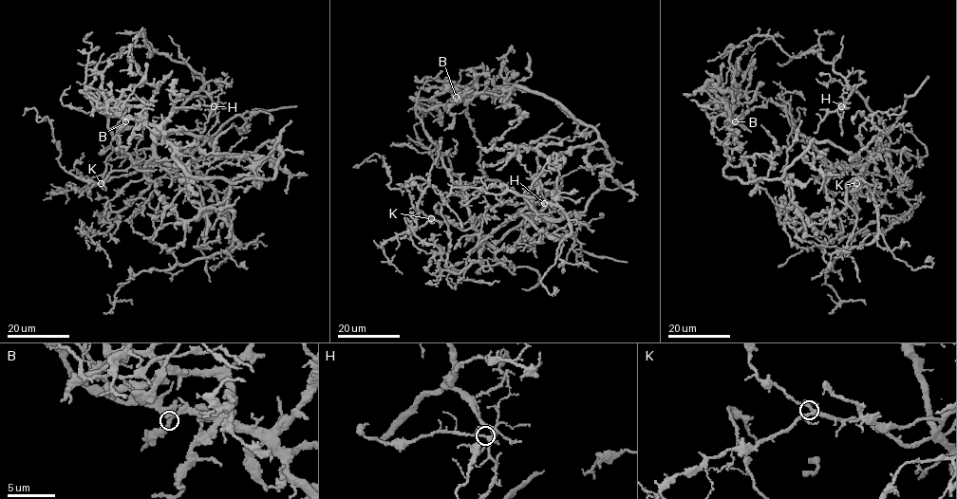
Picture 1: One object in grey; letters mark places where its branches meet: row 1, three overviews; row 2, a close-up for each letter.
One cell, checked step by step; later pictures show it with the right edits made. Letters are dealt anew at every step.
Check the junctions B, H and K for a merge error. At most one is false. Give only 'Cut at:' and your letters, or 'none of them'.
Cut at: none of them

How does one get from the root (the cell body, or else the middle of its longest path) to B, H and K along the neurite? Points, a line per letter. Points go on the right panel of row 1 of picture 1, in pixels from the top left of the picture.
B: (855, 157), (855, 165), (874, 157), (863, 169), (832, 164), (792, 128), (783, 106), (753, 91), (735, 121)
H: (855, 157), (875, 137), (887, 133), (887, 129), (855, 91), (851, 91), (841, 106)
K: (855, 157), (852, 160), (855, 165), (868, 164), (874, 157), (866, 169), (869, 173), (862, 175), (856, 183)

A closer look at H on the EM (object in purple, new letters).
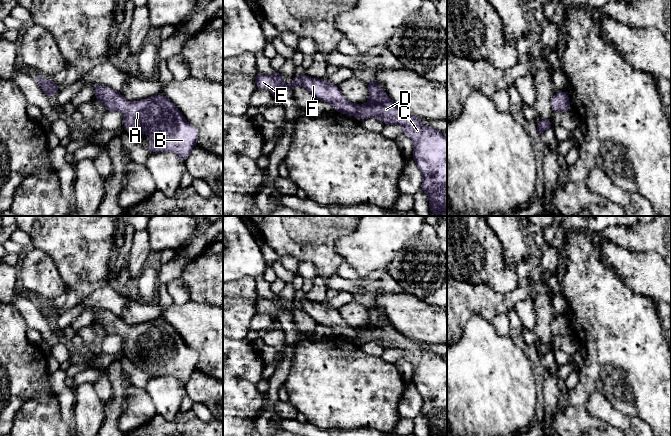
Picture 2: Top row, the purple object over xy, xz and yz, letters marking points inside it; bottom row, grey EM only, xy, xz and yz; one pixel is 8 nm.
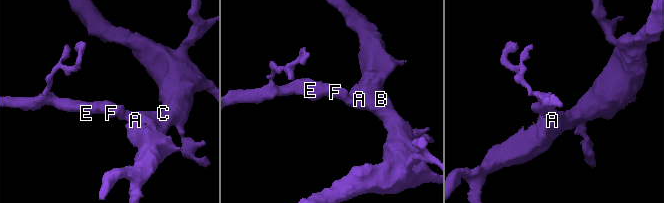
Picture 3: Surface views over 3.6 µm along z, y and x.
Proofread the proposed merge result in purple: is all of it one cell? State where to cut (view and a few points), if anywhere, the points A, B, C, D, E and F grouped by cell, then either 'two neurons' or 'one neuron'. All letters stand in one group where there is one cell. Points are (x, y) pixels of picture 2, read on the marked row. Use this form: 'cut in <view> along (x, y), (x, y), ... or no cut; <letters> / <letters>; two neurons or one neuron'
no cut; A B C D E F; one neuron

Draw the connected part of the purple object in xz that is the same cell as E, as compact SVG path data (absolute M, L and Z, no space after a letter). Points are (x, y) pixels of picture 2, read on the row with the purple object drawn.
M257 71L254 82L257 88L269 89L274 98L278 97L277 91L280 88L293 90L296 86L302 86L317 100L330 103L335 112L341 112L350 116L355 115L358 120L377 118L385 125L400 125L404 129L403 135L409 137L414 143L412 158L422 173L421 190L429 197L430 213L435 213L438 216L447 216L447 138L435 128L423 125L416 116L410 115L398 108L381 89L375 78L367 83L370 96L364 105L357 105L348 101L342 95L339 87L331 84L327 78L313 79L306 73L300 78L294 75L292 83L286 85L279 71L276 71L274 75L265 75Z

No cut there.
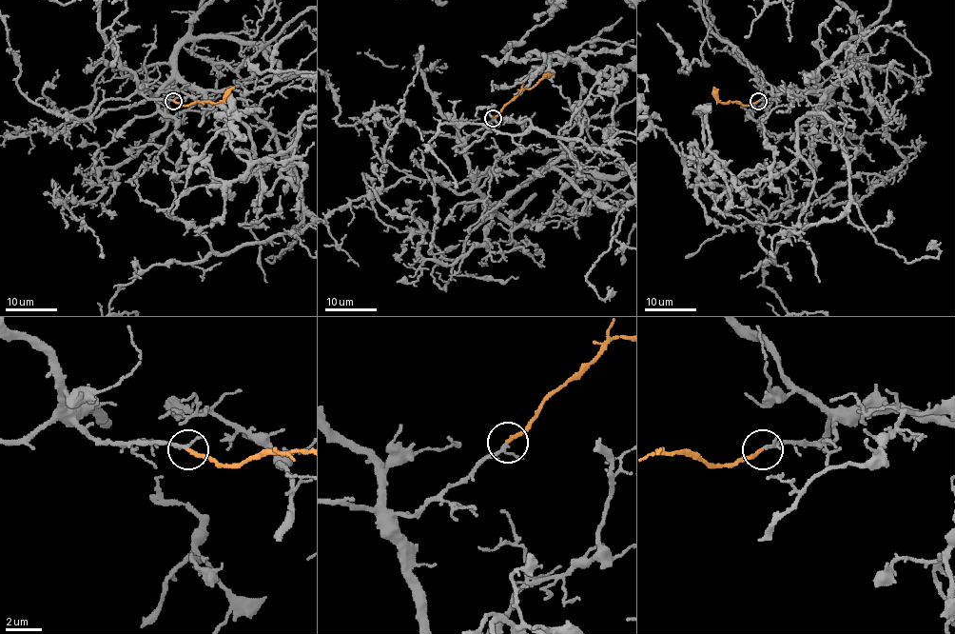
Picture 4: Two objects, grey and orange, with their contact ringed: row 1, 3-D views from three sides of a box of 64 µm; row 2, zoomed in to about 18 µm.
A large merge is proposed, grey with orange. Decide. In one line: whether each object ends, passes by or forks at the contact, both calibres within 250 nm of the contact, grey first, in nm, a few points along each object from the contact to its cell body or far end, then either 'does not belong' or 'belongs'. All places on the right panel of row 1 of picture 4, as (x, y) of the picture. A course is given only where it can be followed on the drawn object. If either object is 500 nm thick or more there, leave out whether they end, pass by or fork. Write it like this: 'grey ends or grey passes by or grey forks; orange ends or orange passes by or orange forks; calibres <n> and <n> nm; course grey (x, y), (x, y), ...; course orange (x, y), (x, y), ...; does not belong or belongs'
grey passes by; orange ends; calibres 150 and 200 nm; course orange (758, 101), (746, 105), (721, 103), (713, 87); belongs

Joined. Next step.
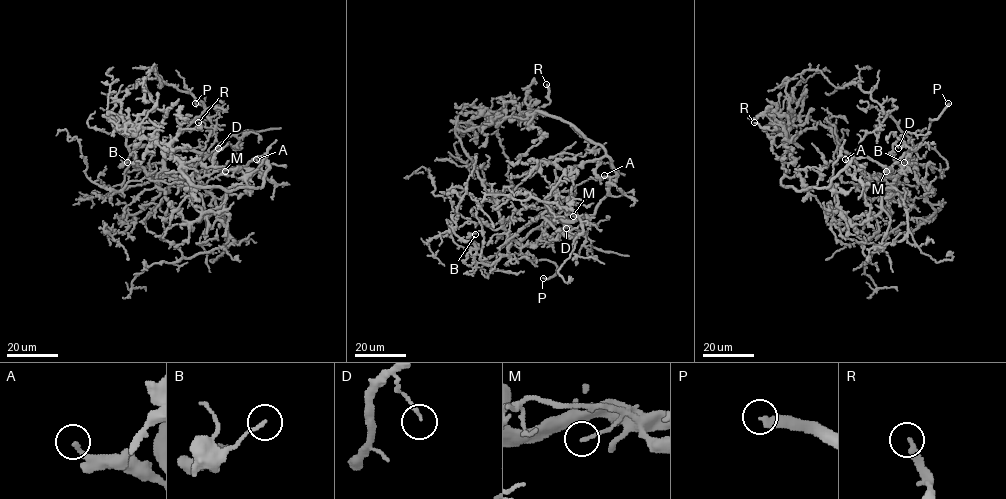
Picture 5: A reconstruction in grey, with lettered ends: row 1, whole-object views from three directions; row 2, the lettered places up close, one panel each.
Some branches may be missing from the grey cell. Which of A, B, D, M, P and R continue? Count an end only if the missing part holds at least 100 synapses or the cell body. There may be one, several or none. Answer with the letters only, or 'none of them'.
P

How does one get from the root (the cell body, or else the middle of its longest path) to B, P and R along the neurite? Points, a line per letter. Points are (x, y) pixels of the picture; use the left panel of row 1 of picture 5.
B: (216, 169), (173, 176), (162, 163), (149, 164), (138, 169), (126, 162), (122, 167), (127, 162)
P: (216, 169), (216, 163), (203, 153), (172, 148), (172, 141), (183, 122), (209, 118), (209, 111), (195, 103)
R: (216, 169), (262, 155), (269, 166), (260, 187), (196, 187), (170, 144), (179, 129), (202, 130), (198, 122)

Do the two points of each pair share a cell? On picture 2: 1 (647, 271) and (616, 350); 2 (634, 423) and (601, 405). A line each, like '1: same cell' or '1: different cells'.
1: different cells
2: same cell

